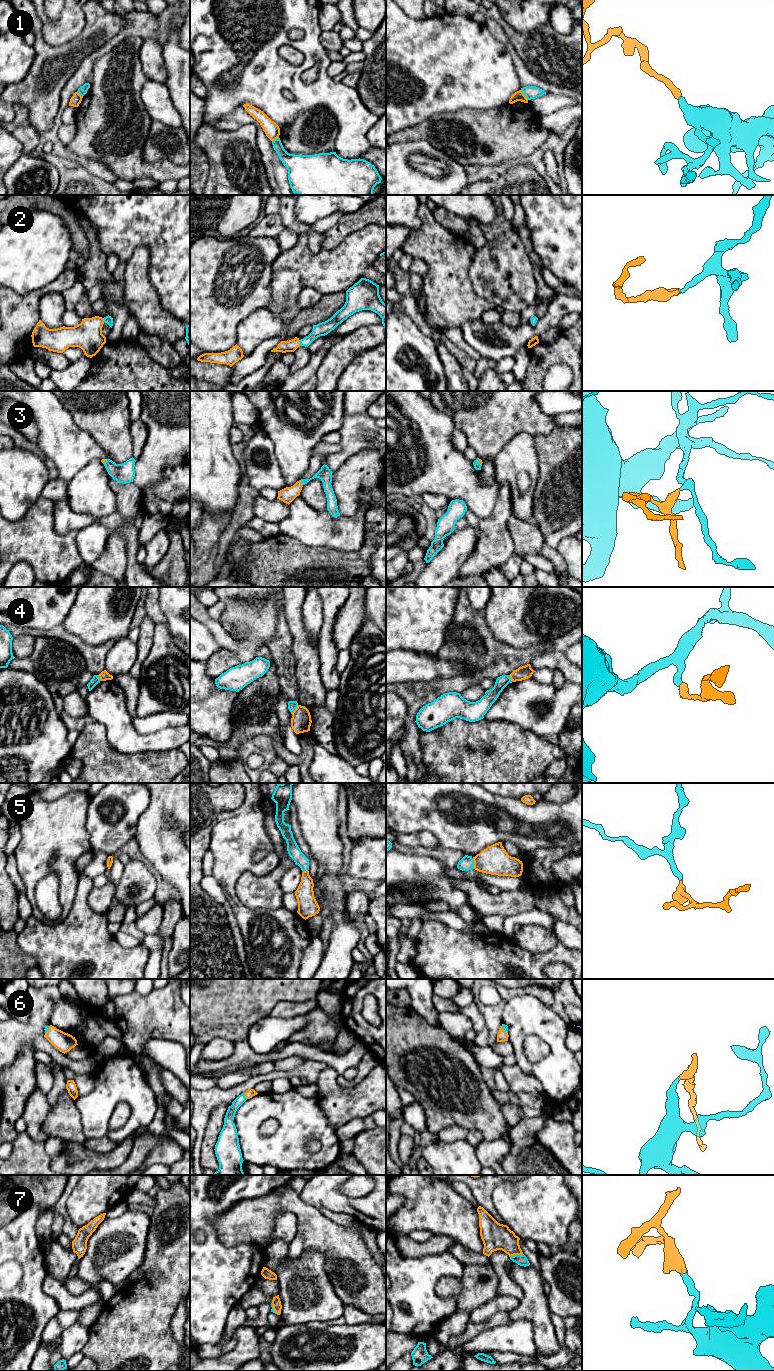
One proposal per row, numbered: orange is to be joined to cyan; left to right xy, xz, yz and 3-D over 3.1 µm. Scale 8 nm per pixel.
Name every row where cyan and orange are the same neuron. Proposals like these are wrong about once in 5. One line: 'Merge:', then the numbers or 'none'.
Merge: 2, 3, 5, 6, 7

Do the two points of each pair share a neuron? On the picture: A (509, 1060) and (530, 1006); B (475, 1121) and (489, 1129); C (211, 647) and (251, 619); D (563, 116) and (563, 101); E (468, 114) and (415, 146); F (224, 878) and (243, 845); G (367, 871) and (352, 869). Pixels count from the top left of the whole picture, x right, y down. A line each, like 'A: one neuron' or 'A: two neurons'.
A: two neurons
B: one neuron
C: two neurons
D: two neurons
E: two neurons
F: one neuron
G: one neuron

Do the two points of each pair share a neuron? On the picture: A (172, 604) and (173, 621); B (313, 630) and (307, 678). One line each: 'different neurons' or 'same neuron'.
A: same neuron
B: different neurons

